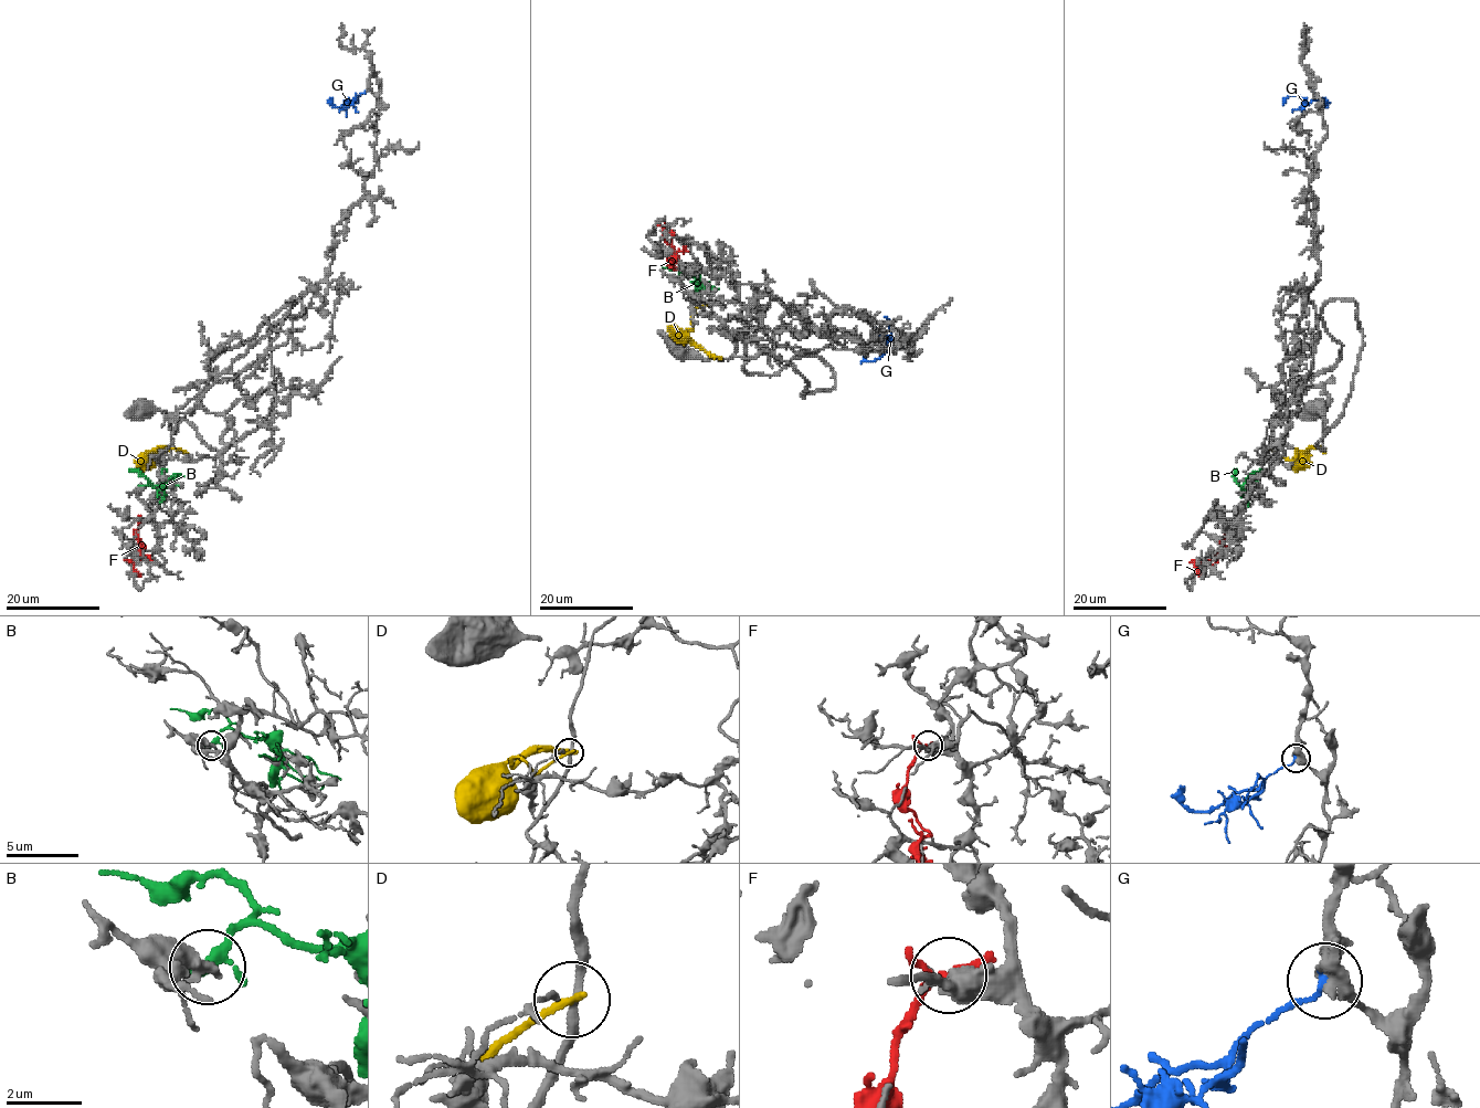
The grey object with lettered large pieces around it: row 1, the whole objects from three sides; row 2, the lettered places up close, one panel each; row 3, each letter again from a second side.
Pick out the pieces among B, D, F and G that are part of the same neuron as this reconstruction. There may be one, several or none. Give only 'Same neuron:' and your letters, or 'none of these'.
Same neuron: G

